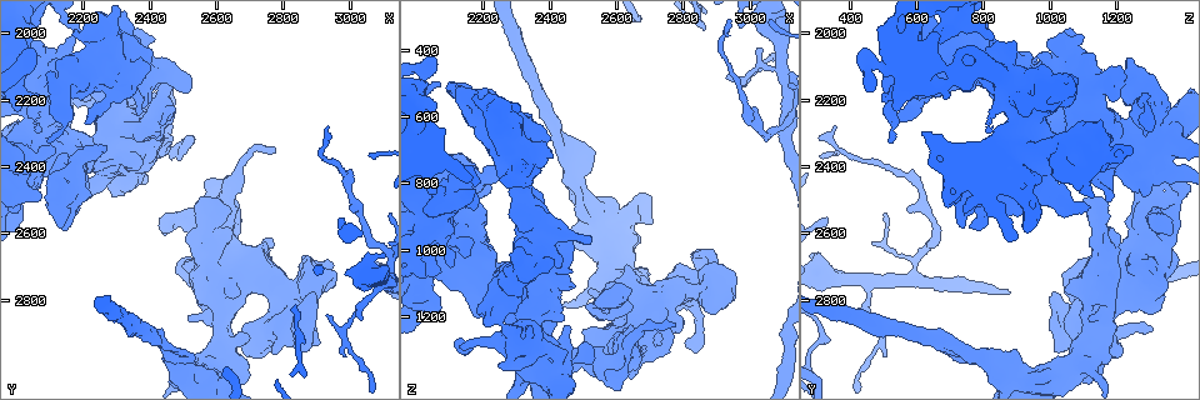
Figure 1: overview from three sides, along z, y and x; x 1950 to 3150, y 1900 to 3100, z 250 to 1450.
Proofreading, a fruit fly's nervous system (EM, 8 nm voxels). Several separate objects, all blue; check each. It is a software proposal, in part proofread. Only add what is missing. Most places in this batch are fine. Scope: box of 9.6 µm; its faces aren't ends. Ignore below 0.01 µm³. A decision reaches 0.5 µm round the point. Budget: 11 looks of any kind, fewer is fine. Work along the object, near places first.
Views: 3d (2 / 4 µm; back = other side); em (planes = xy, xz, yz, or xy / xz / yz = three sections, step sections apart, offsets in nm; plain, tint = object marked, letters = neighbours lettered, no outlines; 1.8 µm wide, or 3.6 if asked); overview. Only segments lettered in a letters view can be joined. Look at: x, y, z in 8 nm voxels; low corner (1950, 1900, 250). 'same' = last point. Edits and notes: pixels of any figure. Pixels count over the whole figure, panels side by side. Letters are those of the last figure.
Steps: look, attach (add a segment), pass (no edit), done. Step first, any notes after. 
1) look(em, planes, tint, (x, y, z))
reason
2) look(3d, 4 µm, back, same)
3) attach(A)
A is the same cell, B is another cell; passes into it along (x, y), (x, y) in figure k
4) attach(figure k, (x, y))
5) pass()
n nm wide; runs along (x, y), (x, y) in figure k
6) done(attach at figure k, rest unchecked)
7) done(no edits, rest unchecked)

look(em, xz, step 16, letters, (2150, 2590, 780))
free end

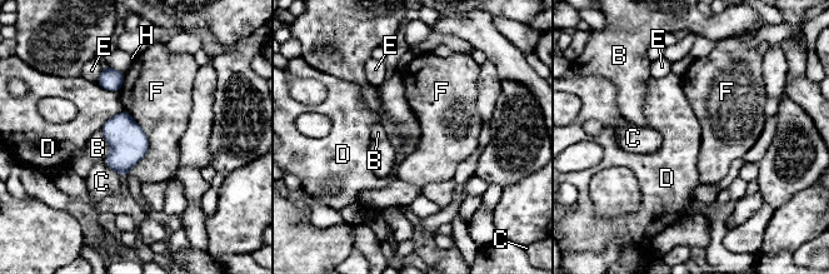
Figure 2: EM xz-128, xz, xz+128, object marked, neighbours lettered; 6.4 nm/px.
look(em, planes, letters, same)
another direction

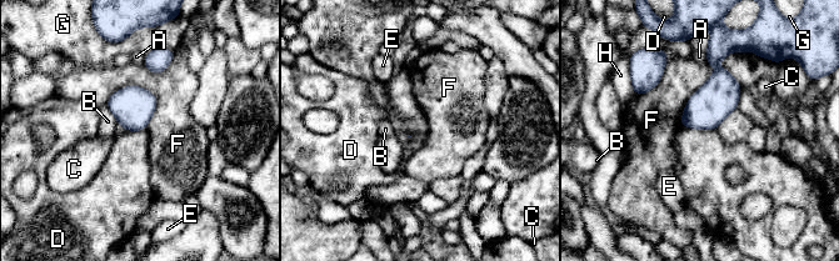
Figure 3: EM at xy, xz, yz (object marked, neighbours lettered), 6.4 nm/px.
pass()
F touches over 600 nm; A, B, C, D, E, F, G and H are other cells; none of them fits

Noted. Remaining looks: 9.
look(3d, 4 µm, (2020, 2380, 780))
abrupt turn

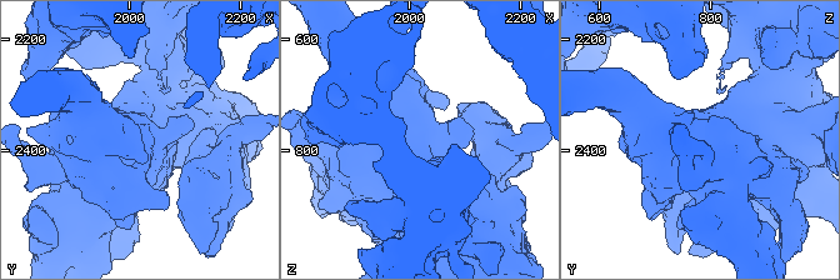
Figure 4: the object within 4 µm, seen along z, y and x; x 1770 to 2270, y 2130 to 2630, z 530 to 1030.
look(em, xy, step 8, tint, (2025, 2380, 775))
need the tissue

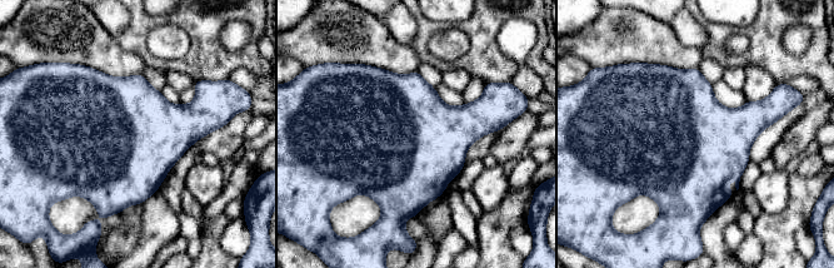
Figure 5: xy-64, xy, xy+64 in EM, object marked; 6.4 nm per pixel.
look(em, xy, step 8, letters, same)

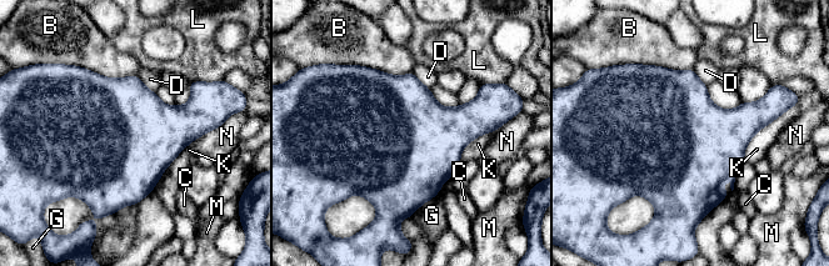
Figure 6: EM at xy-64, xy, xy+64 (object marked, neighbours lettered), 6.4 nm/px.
pass()
B, C, D, G, K, L, M and N are other cells; border along (190, 142), (165, 169), (153, 190) in figure 6; none of them fits

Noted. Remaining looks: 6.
look(em, xy, step 8, tint, (2770, 2640, 1280))
calibre changes

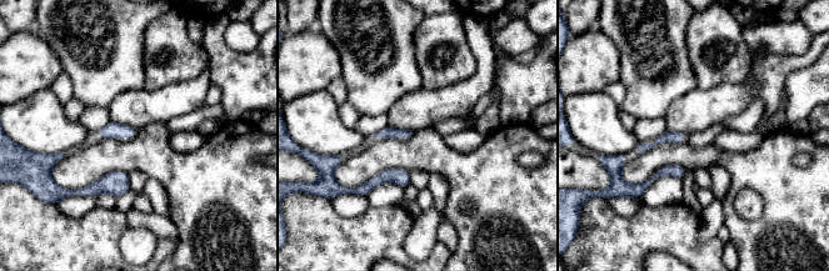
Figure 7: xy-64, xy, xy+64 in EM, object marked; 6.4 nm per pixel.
look(em, xz, step 4, letters, same)
cut it another way

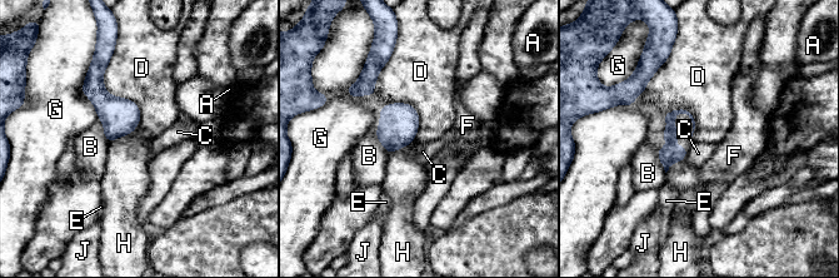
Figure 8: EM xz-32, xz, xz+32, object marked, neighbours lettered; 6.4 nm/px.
pass()
D touches over 480 nm; A, B, C, D, E, F, G, H and J are other cells; none of them fits

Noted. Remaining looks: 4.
look(3d, 2 µm, (2290, 2000, 760))
sharp bend

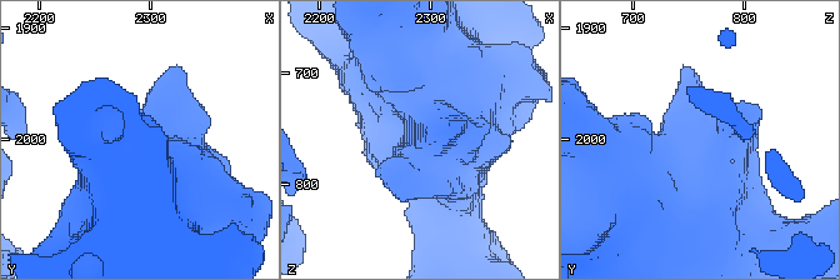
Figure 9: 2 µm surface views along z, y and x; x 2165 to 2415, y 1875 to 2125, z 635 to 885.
look(em, yz, step 4, letters, (2296, 2000, 764))

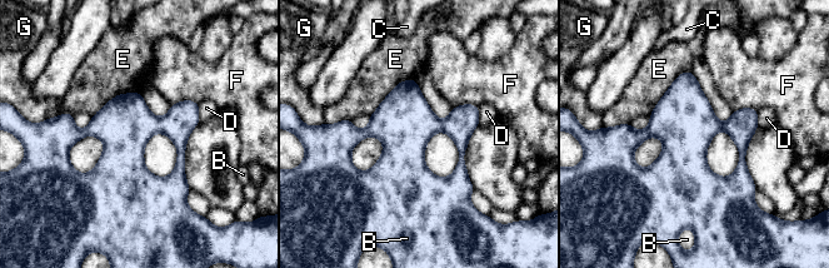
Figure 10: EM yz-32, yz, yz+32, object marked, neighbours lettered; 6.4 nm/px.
pass()
B, C, D, E, F and G are other cells; border along (690, 70), (673, 82), (649, 114) in figure 10; none of them fits

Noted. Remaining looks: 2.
done(no edits, rest unchecked)

